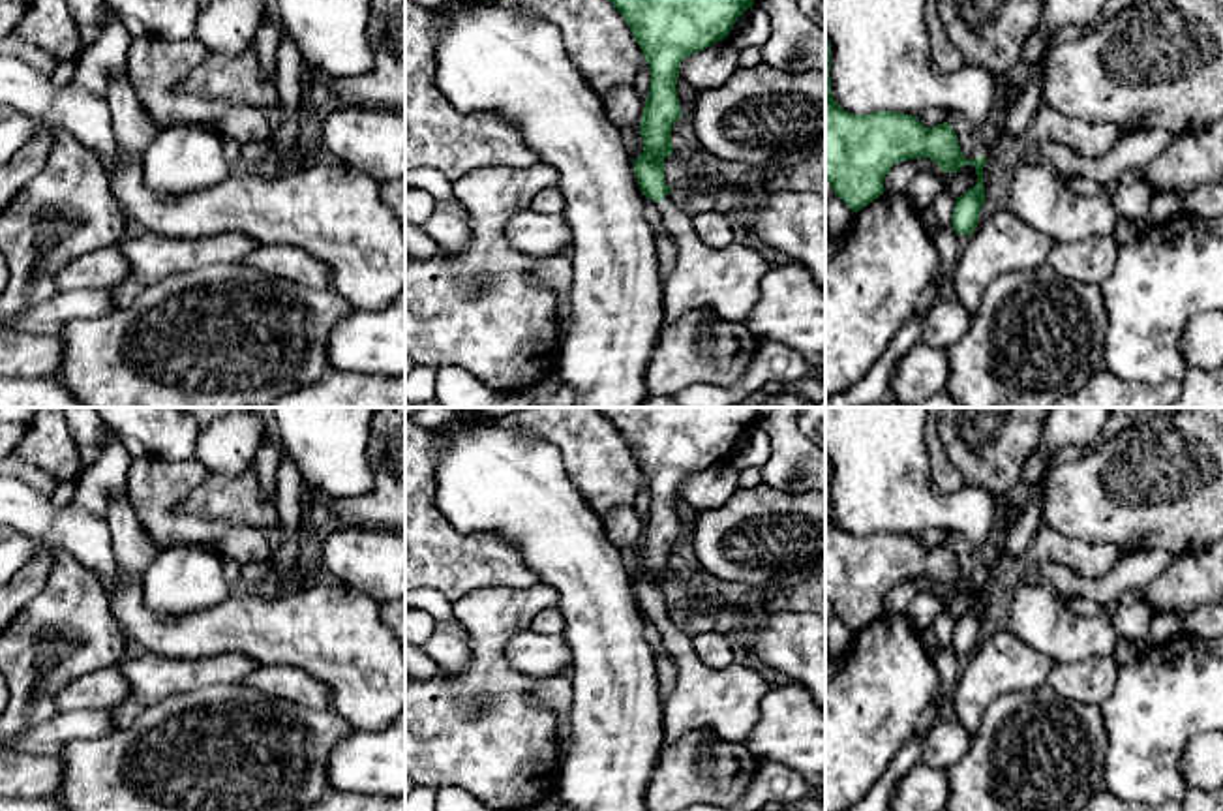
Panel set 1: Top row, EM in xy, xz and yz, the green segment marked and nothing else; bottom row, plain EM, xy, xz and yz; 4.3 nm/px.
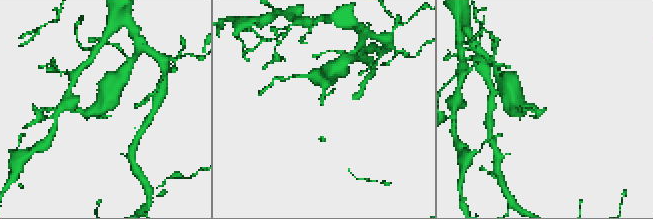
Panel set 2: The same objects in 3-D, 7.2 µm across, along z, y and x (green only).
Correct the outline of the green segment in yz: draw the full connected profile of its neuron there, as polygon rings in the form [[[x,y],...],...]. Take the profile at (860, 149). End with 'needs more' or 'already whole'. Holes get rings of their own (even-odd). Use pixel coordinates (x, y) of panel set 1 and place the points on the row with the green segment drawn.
[[[825,39],[825,180],[850,210],[878,199],[895,163],[930,158],[944,173],[974,165],[977,184],[957,197],[951,223],[955,235],[972,235],[985,203],[985,156],[966,160],[951,124],[925,128],[913,115],[876,111],[853,115],[831,96],[831,45]]] | already whole

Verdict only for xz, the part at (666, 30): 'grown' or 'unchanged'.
grown

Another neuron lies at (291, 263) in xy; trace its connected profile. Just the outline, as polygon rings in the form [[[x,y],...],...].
[[[261,244],[244,265],[266,272],[272,278],[289,280],[315,289],[328,289],[328,267],[296,246]]]

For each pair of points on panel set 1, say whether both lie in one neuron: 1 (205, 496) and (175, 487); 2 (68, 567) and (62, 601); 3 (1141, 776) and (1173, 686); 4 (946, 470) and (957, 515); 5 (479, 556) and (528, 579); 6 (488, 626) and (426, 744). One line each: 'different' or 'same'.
1: different
2: same
3: same
4: different
5: same
6: same

